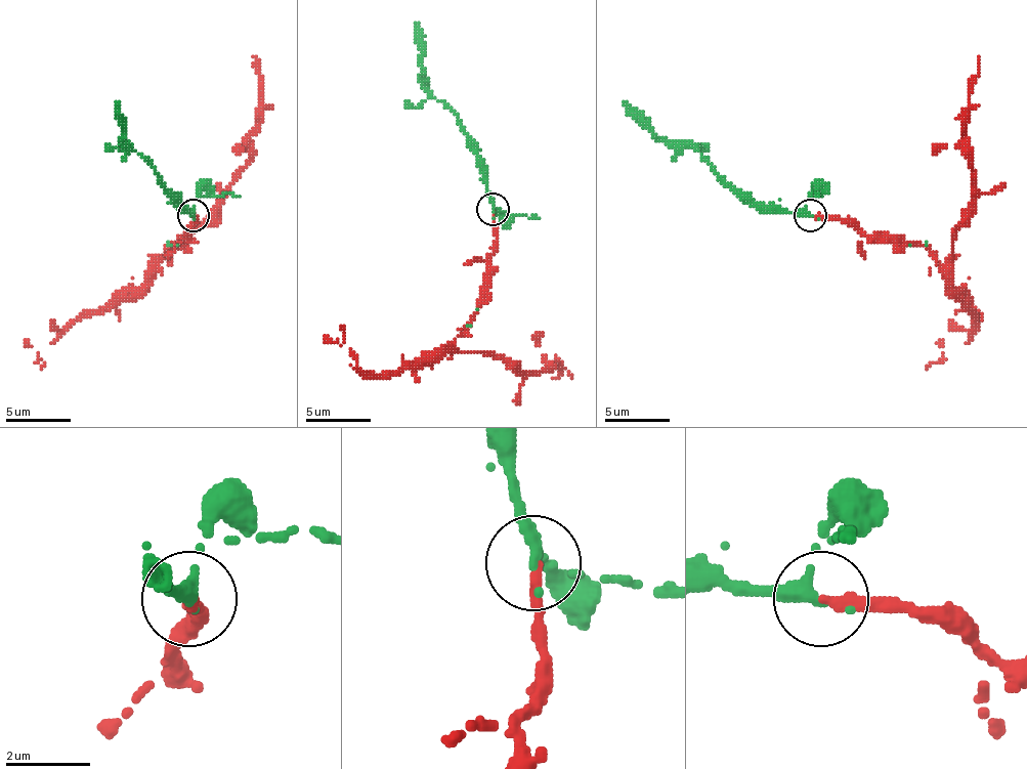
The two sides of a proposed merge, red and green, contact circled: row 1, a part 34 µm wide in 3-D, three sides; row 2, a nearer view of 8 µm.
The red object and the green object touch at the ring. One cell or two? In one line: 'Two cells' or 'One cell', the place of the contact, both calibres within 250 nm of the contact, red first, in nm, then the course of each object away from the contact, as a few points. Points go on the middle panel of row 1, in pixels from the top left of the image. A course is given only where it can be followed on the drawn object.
One cell. Place: (493, 209). Thickness 280 nm (red) against 280 nm. Course of red: (494, 209), (497, 248), (486, 267), (486, 296), (455, 345), (490, 351), (516, 372), (558, 368), (552, 378). Course of green: (494, 209), (477, 143), (431, 94), (416, 23)

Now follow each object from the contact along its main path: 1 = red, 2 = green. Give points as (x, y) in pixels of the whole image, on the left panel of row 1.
1: (194, 216), (197, 219), (187, 236), (155, 261), (190, 232), (249, 157), (259, 86), (253, 56)
2: (194, 216), (122, 141), (116, 101)

